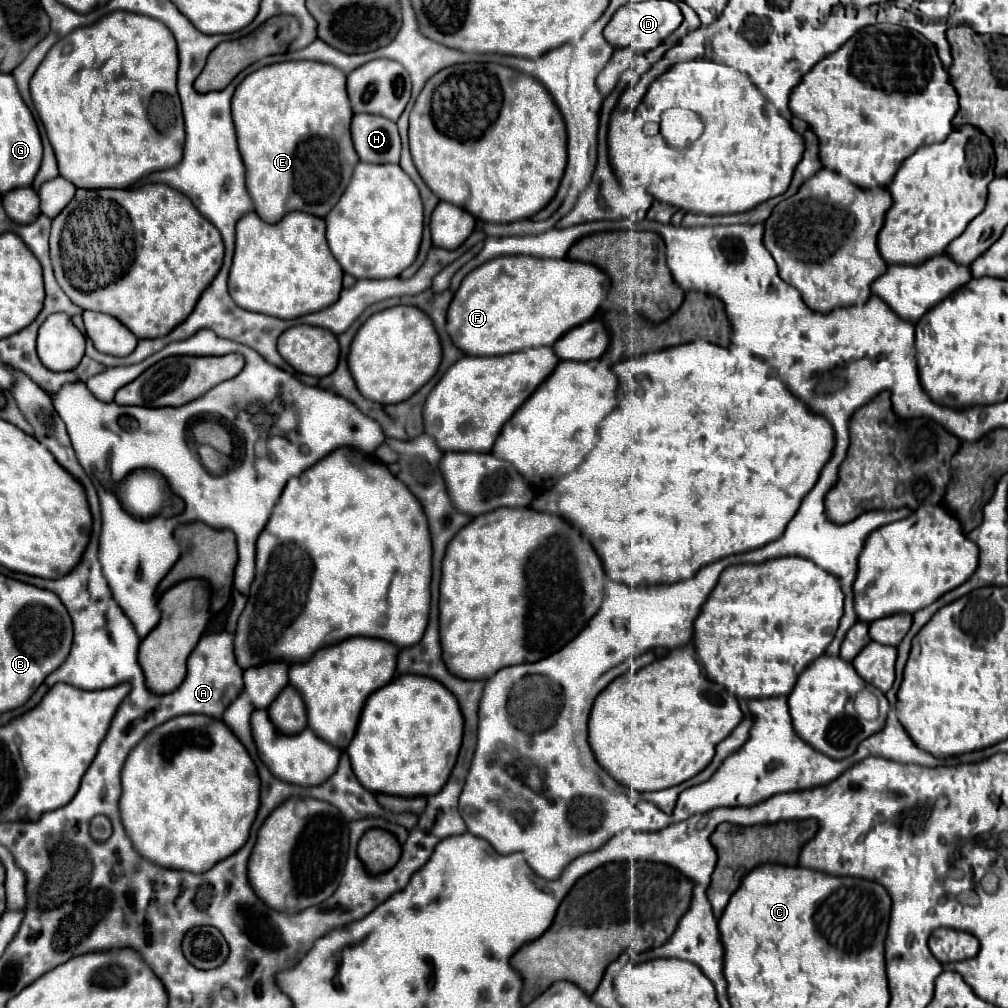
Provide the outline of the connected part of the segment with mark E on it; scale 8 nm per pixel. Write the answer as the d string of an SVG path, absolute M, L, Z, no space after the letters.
M285 60L285 62L279 62L279 64L271 64L271 66L265 66L265 68L255 70L253 74L249 74L237 86L237 90L233 94L231 108L233 108L235 128L237 128L239 150L241 150L245 168L247 168L247 190L249 190L253 202L255 202L255 212L265 222L279 222L285 214L289 214L293 210L307 212L307 214L313 214L313 216L323 218L339 202L343 190L347 188L347 184L351 180L351 172L353 172L355 164L359 162L359 156L357 156L357 152L353 148L353 142L351 142L351 130L349 130L353 112L351 112L347 90L345 90L345 74L341 74L341 70L337 70L335 66L329 66L329 64L323 64L323 62L313 62L313 60Z

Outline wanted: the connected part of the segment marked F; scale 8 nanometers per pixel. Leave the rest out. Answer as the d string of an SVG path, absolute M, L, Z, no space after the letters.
M499 256L475 268L455 292L449 306L449 334L457 348L471 356L499 356L533 346L551 346L561 334L595 316L609 292L609 276L593 266L569 258L533 258L533 256Z

